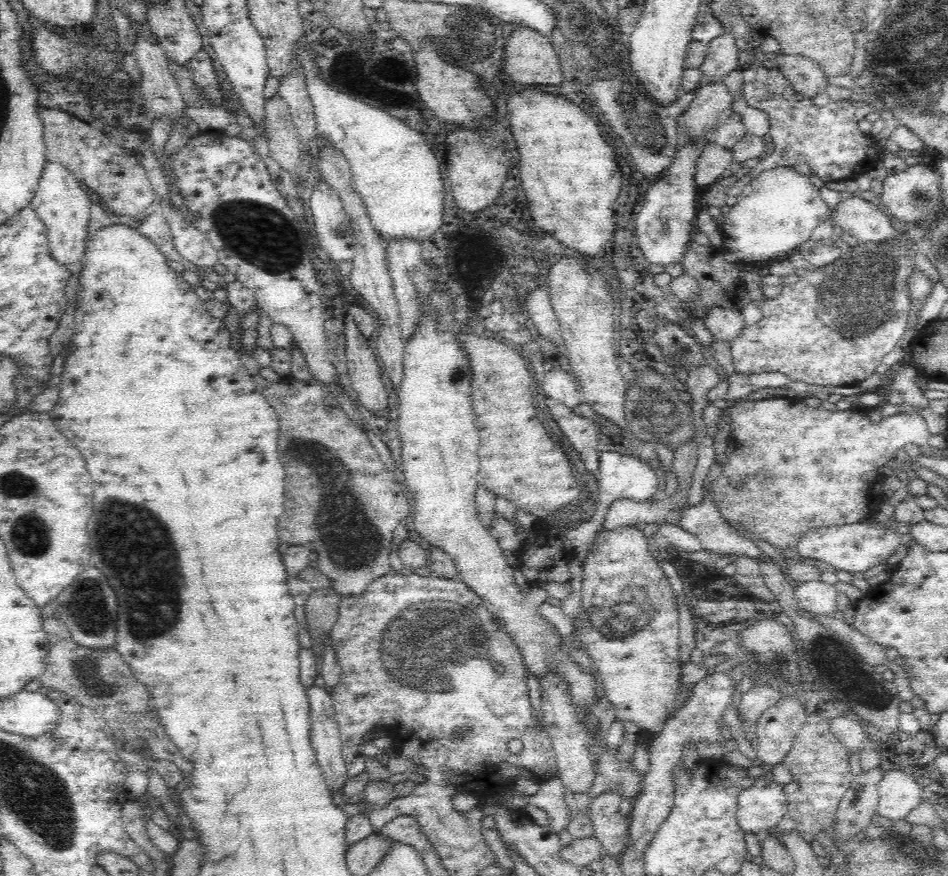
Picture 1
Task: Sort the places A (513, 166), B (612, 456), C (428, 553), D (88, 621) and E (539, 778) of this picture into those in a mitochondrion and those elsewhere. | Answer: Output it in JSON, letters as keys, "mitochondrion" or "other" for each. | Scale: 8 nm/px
{"A":"other","B":"other","C":"other","D":"mitochondrion","E":"other"}

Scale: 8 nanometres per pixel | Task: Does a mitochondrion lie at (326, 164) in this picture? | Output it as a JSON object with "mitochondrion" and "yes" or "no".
{"mitochondrion":"no"}

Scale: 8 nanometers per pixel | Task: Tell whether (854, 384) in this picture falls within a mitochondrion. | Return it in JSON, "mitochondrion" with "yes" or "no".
{"mitochondrion":"no"}

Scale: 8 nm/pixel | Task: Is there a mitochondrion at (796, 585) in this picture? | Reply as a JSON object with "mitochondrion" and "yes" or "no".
{"mitochondrion":"no"}

